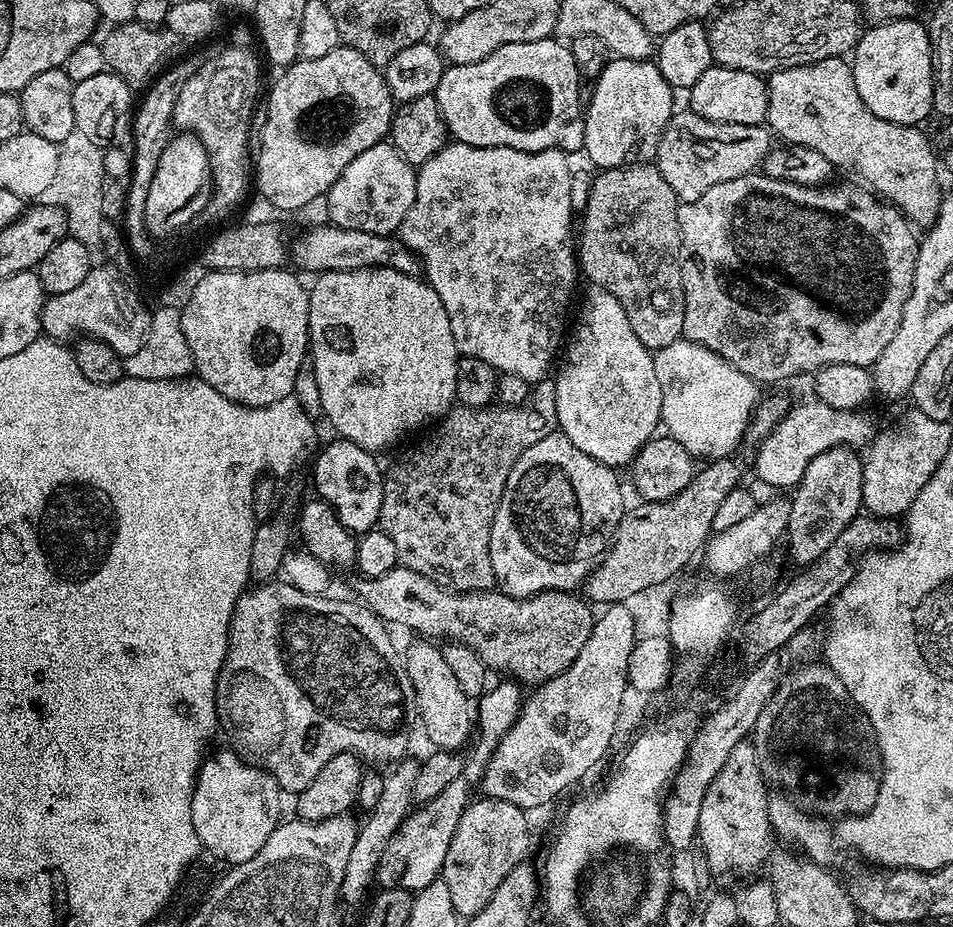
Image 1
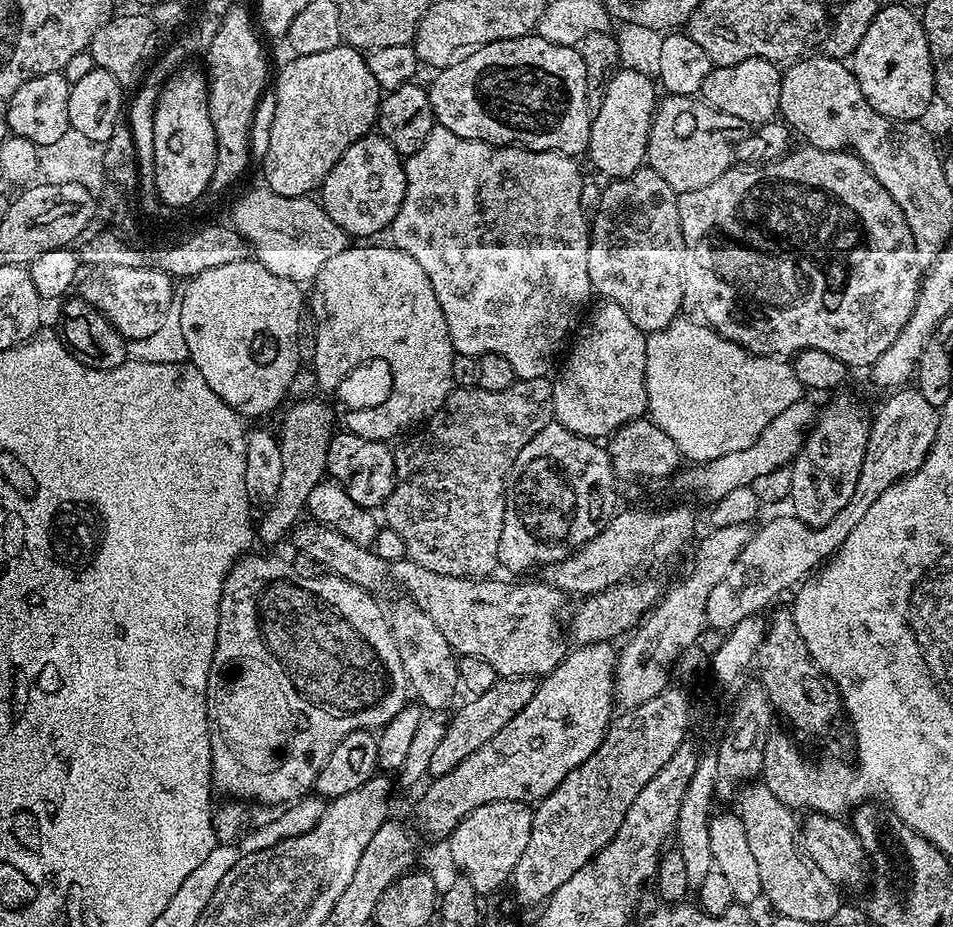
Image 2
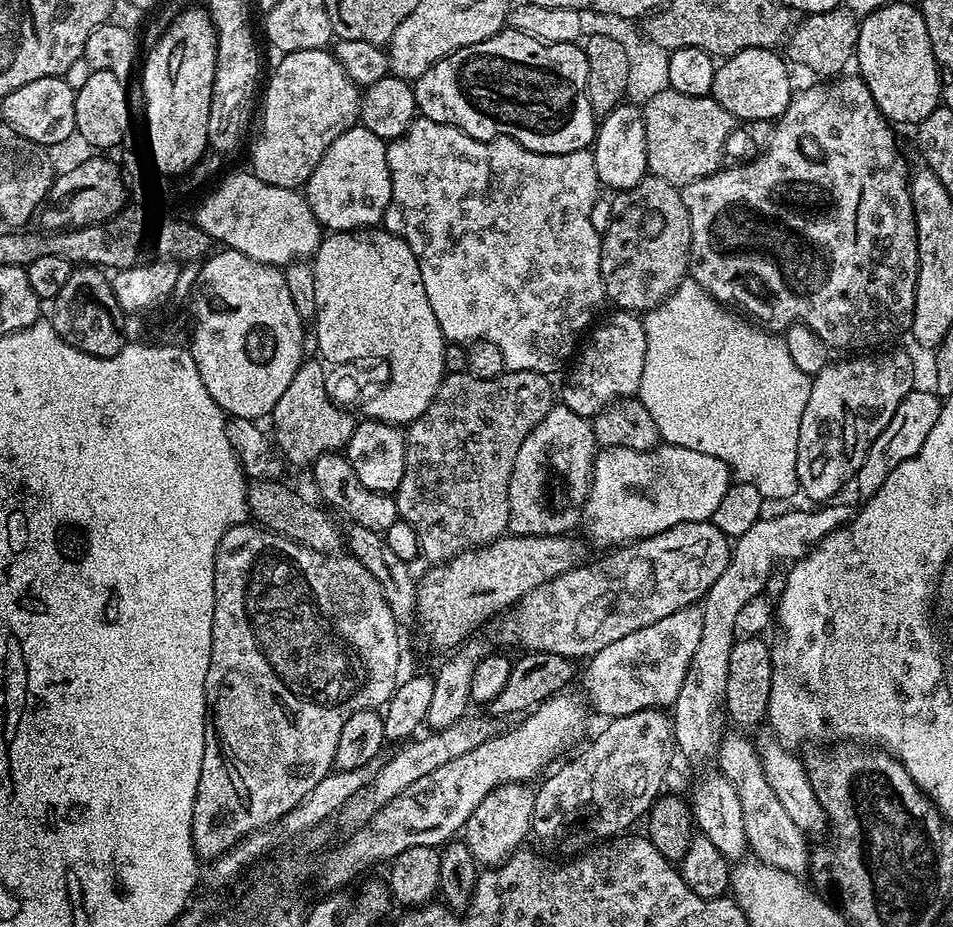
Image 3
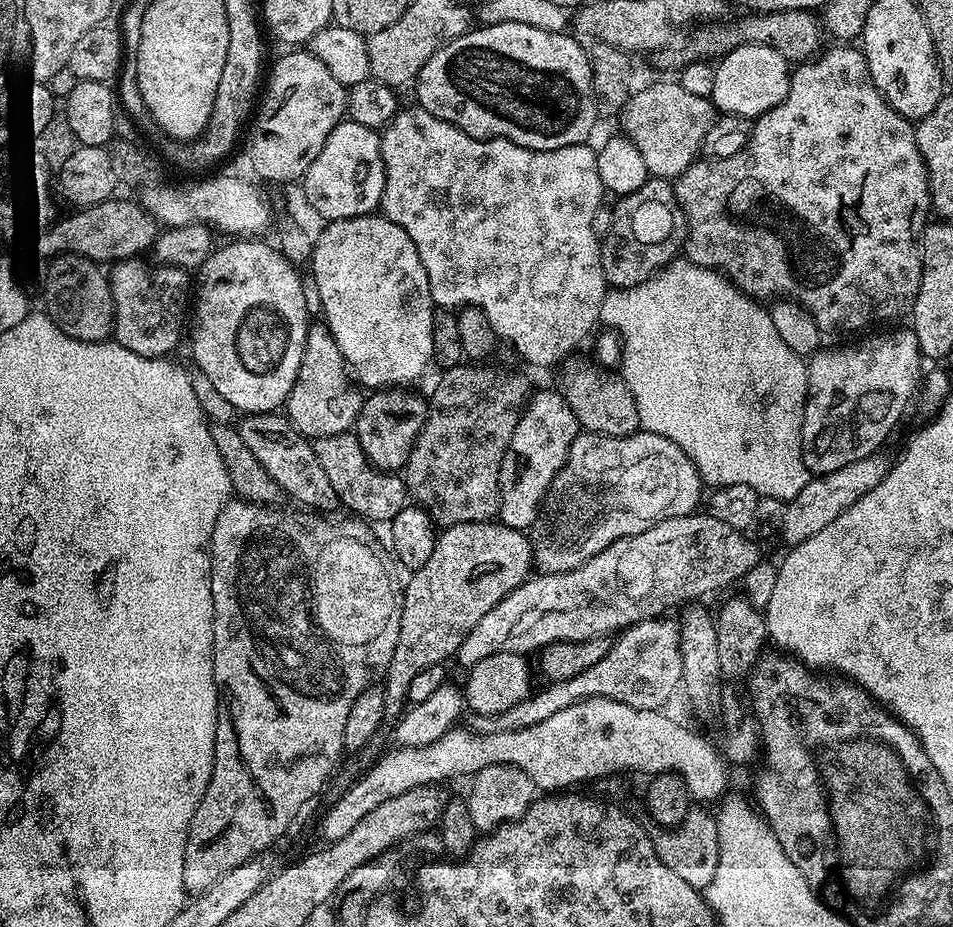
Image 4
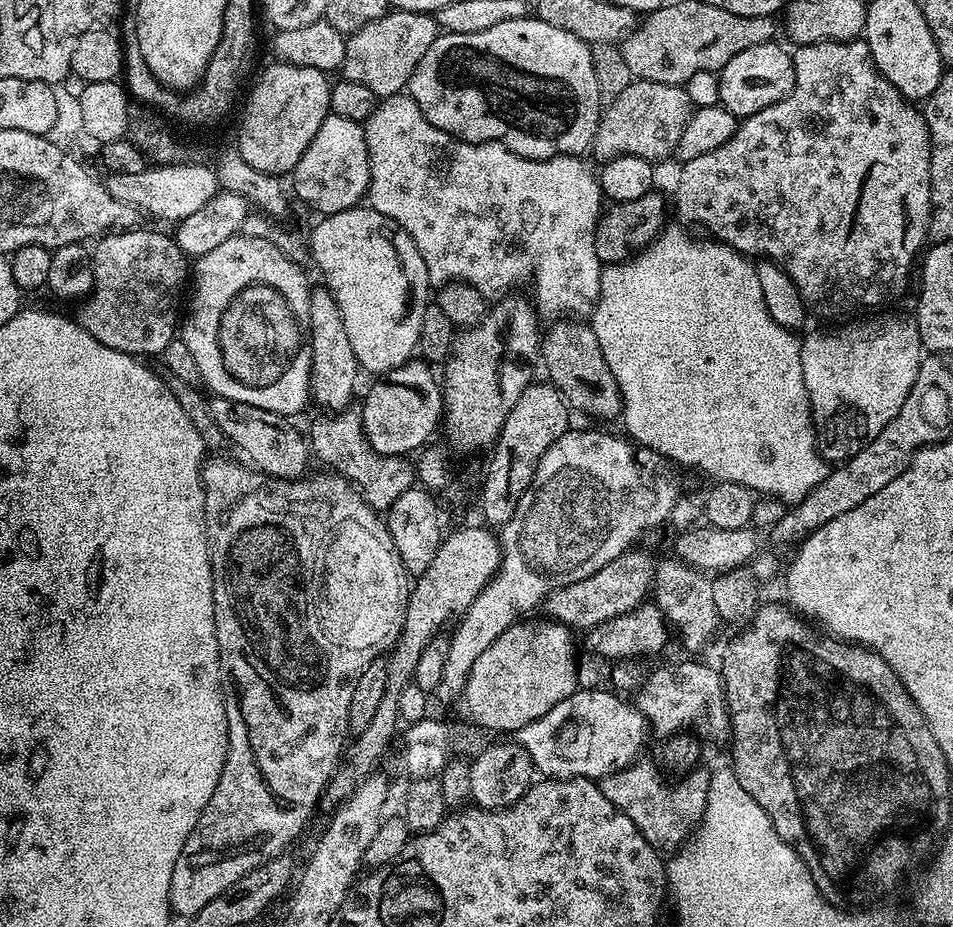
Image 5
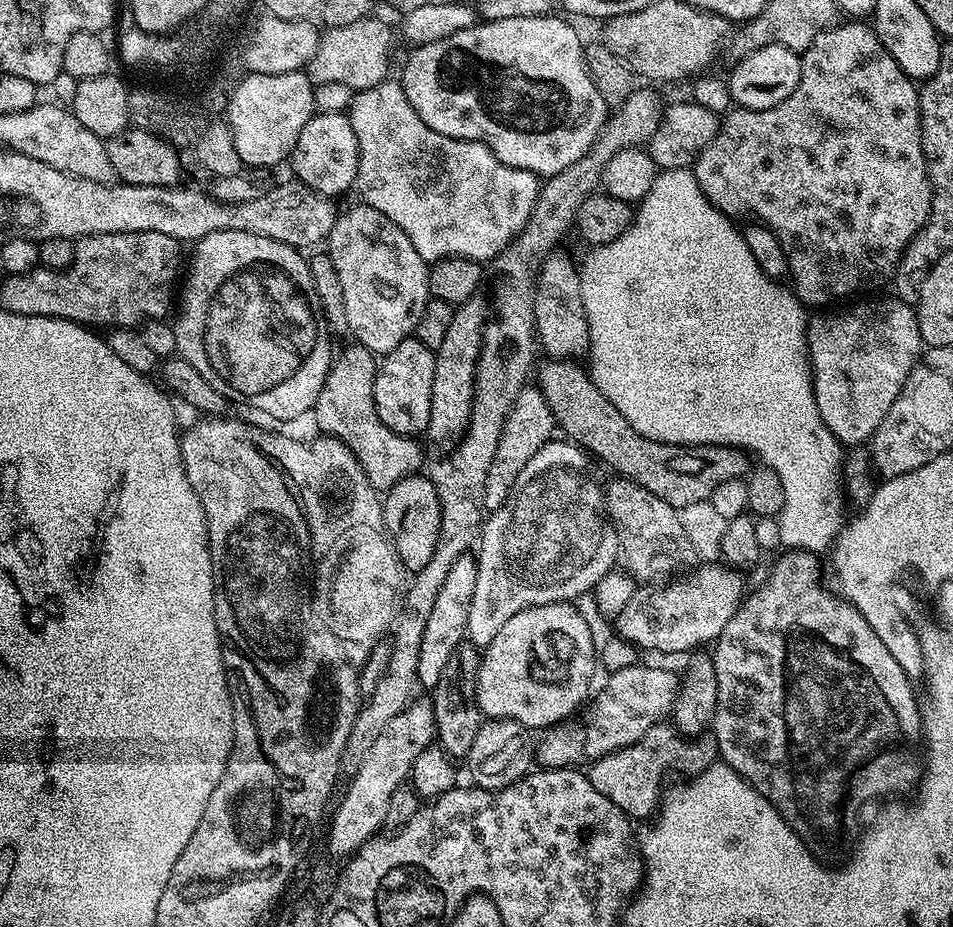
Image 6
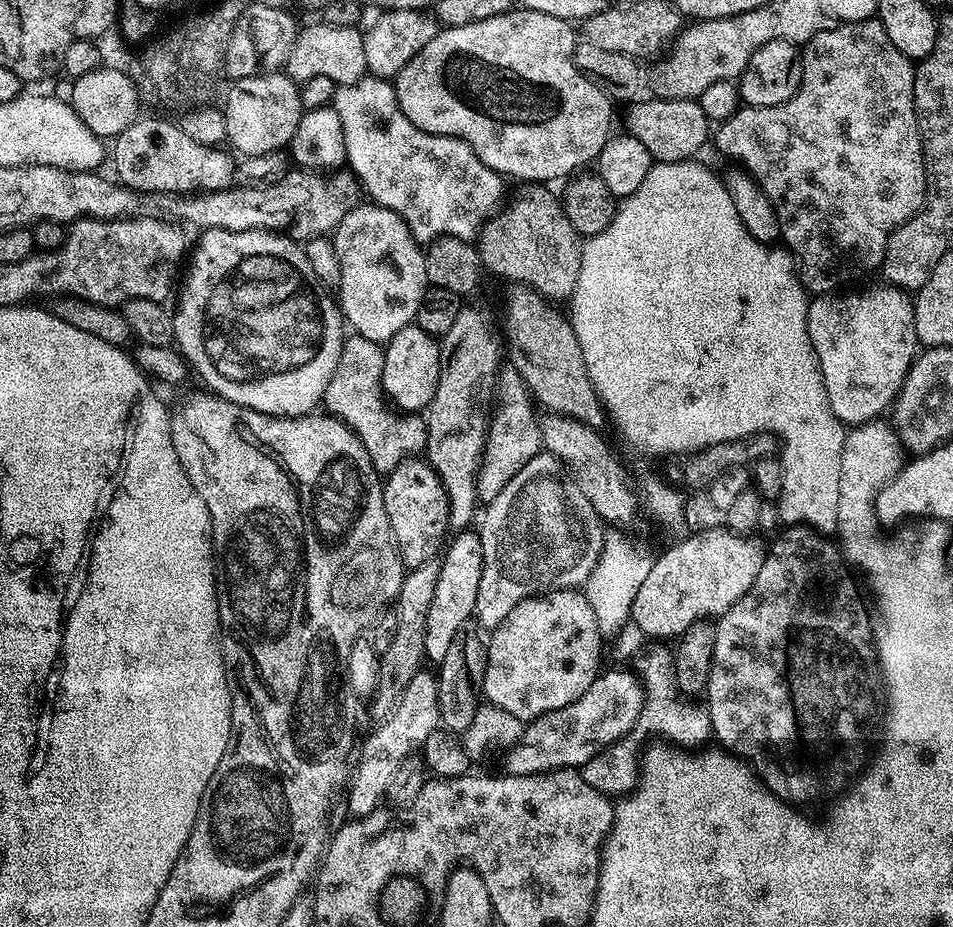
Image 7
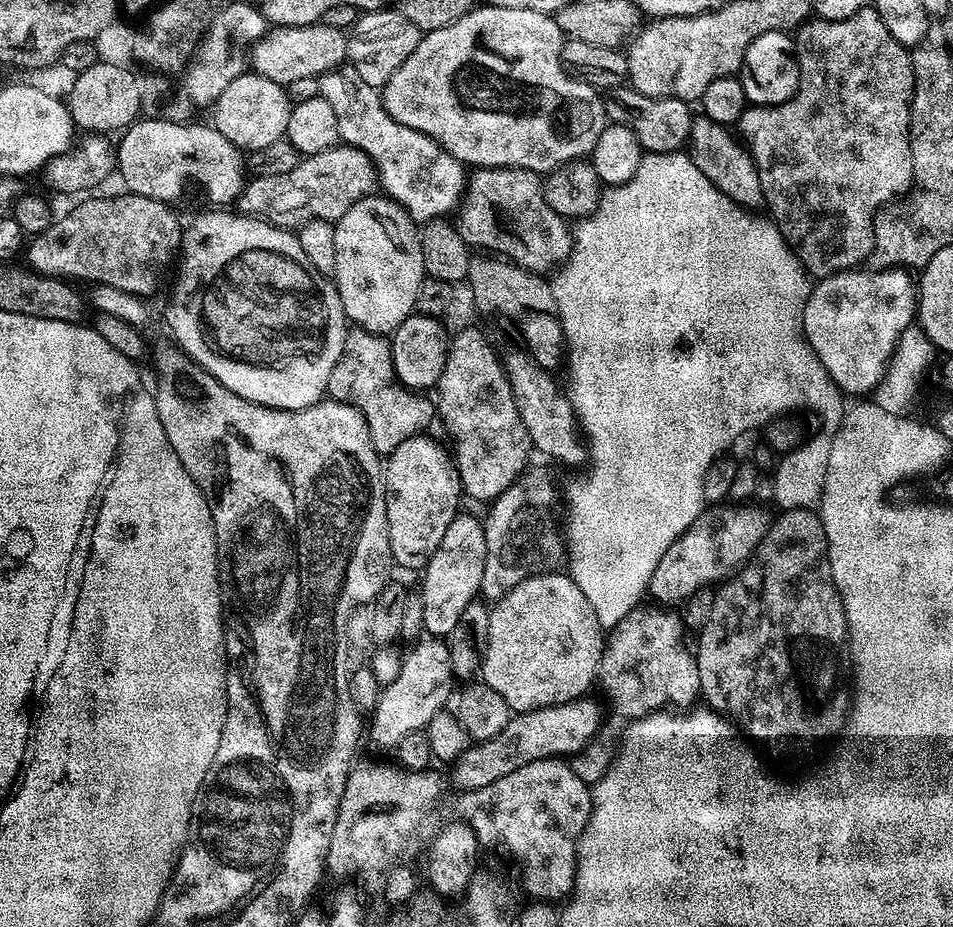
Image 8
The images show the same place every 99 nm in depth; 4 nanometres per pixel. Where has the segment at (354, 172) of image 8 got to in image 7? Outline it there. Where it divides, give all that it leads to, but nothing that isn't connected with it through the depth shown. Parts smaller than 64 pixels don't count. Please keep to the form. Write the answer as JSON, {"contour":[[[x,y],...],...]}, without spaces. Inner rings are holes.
{"contour":[[[293,170],[273,184],[259,186],[229,186],[217,192],[192,194],[180,198],[176,204],[176,212],[184,220],[197,224],[197,229],[221,228],[222,230],[246,230],[247,228],[266,228],[270,232],[278,232],[289,236],[292,240],[303,242],[312,236],[328,236],[335,233],[336,227],[361,203],[362,189],[359,180],[348,170],[332,170],[325,174],[320,170]]]}

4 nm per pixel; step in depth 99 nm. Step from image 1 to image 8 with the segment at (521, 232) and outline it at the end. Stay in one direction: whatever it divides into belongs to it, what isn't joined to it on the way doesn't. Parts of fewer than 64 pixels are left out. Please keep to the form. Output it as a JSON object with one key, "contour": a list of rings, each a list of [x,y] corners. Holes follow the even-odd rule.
{"contour":[[[351,66],[333,68],[319,77],[320,96],[330,102],[338,117],[338,134],[343,143],[362,150],[378,171],[378,184],[417,222],[447,217],[459,205],[466,187],[466,168],[426,134],[402,126],[384,109],[381,89],[366,86]]]}

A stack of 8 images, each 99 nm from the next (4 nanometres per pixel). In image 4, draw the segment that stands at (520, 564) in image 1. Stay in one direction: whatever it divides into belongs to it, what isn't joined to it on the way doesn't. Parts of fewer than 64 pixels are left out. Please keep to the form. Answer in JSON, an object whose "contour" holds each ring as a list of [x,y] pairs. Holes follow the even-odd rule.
{"contour":[[[533,391],[514,430],[514,438],[510,438],[506,458],[502,458],[499,523],[528,530],[535,522],[540,503],[543,500],[545,503],[554,478],[562,470],[570,448],[581,431],[578,418],[574,418],[574,410],[566,402],[563,392]]]}

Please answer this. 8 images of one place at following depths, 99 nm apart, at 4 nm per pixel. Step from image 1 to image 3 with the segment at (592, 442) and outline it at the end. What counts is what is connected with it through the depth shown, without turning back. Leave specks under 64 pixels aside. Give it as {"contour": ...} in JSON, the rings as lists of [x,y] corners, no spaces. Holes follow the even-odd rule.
{"contour":[[[623,310],[613,313],[613,316],[606,317],[604,321],[601,319],[587,333],[575,357],[576,365],[564,384],[562,403],[579,416],[591,418],[609,404],[635,397],[640,391],[642,366],[646,362],[646,330],[643,319]]]}

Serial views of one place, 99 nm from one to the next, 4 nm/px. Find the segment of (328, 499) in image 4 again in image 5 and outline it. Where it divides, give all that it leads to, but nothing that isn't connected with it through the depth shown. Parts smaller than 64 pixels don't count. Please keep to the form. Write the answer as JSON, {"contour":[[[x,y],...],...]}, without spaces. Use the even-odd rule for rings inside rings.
{"contour":[[[214,396],[209,399],[210,414],[214,422],[222,430],[225,439],[236,444],[246,457],[260,471],[274,476],[279,480],[298,480],[309,471],[310,444],[298,429],[292,425],[293,421],[276,412],[262,410],[261,407],[250,406],[249,403],[234,402]]]}

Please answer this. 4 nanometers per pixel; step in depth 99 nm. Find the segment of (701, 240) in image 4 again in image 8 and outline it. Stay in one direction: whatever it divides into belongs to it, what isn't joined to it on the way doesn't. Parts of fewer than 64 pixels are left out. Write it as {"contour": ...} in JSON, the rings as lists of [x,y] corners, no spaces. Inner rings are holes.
{"contour":[[[869,6],[850,14],[850,18],[841,20],[822,20],[809,18],[795,29],[796,57],[800,67],[800,88],[785,104],[757,104],[745,108],[738,125],[739,135],[756,164],[758,178],[762,182],[764,204],[770,213],[770,219],[776,223],[782,238],[792,247],[792,252],[800,259],[800,265],[812,278],[833,276],[836,272],[856,270],[873,255],[874,226],[872,219],[881,208],[903,197],[908,188],[908,176],[912,172],[912,91],[914,90],[914,70],[912,69],[912,52],[886,30],[886,22],[878,14],[875,6]]]}

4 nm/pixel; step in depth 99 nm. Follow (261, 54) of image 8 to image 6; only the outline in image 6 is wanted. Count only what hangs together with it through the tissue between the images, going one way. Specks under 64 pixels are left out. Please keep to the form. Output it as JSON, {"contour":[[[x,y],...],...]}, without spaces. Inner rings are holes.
{"contour":[[[369,18],[353,22],[350,26],[329,28],[321,35],[318,50],[306,67],[308,79],[313,85],[342,82],[350,86],[353,93],[357,93],[389,79],[388,67],[392,64],[392,28],[376,19]]]}

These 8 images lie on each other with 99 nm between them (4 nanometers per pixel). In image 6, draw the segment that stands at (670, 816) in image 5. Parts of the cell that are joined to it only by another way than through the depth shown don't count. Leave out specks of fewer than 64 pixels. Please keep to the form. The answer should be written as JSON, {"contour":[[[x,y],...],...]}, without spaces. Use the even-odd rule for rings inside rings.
{"contour":[[[671,723],[650,726],[650,730],[646,730],[646,734],[642,734],[642,738],[630,747],[620,748],[600,760],[592,761],[586,772],[590,786],[594,786],[598,794],[610,798],[610,802],[614,802],[614,806],[618,806],[618,810],[625,812],[633,821],[647,821],[660,807],[664,779],[671,772],[681,772],[684,775],[681,777],[691,778],[717,763],[715,747],[707,744],[704,738],[684,738],[680,740],[681,744],[676,744],[676,740],[678,733]]]}

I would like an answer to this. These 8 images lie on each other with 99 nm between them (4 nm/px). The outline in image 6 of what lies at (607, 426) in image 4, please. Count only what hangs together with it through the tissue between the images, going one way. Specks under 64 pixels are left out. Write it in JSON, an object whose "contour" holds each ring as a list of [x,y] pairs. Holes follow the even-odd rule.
{"contour":[[[548,254],[543,257],[539,265],[536,277],[536,339],[545,357],[565,362],[575,361],[583,357],[588,351],[590,342],[590,330],[586,322],[586,306],[582,302],[582,286],[580,285],[580,273],[577,265],[572,265],[568,256],[554,256]]]}

